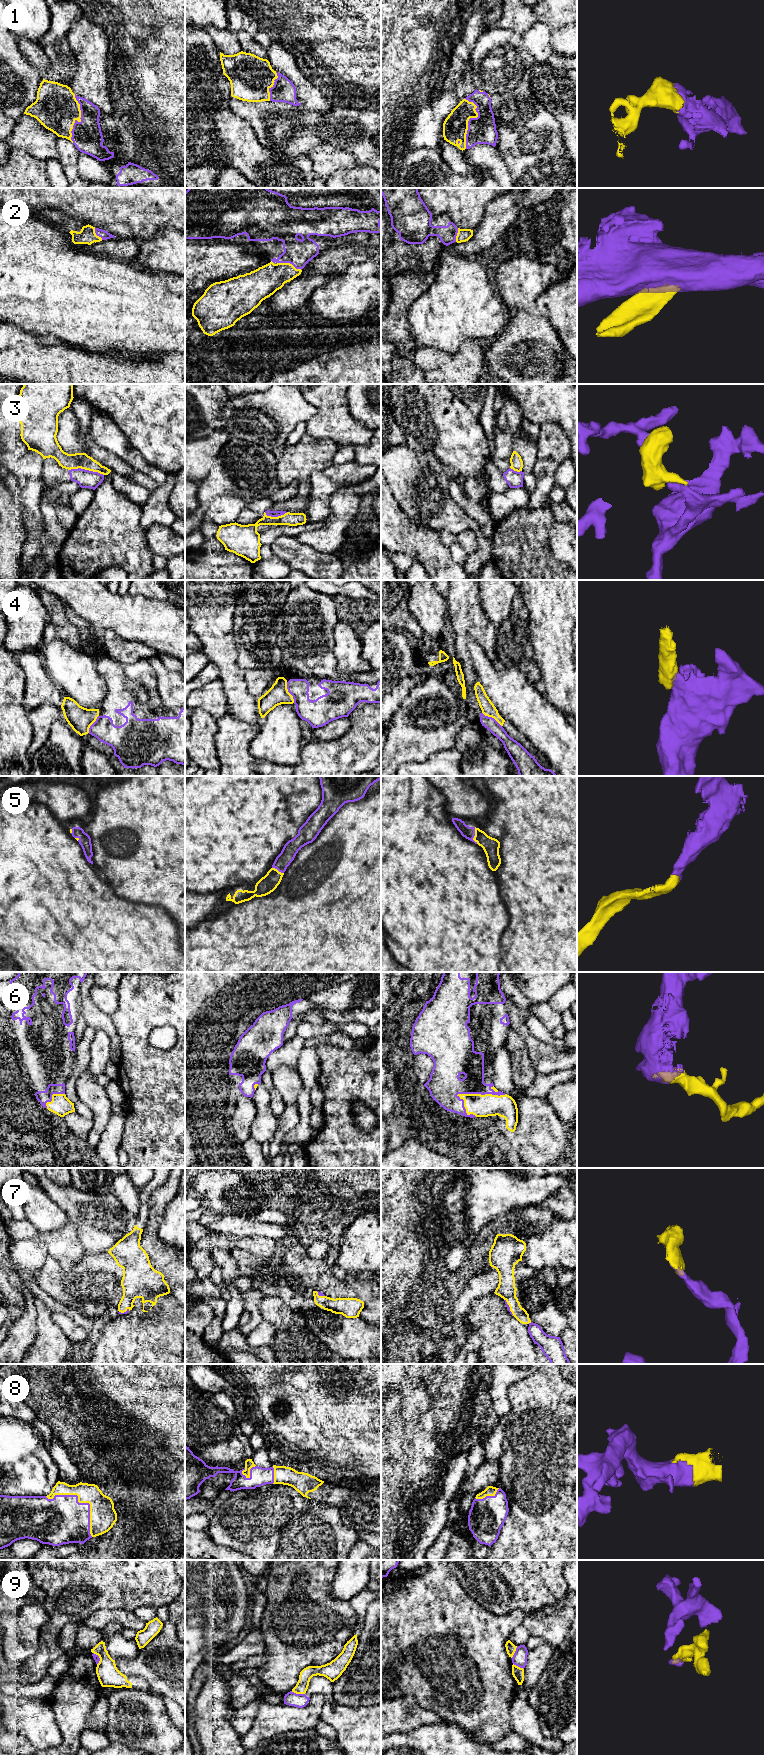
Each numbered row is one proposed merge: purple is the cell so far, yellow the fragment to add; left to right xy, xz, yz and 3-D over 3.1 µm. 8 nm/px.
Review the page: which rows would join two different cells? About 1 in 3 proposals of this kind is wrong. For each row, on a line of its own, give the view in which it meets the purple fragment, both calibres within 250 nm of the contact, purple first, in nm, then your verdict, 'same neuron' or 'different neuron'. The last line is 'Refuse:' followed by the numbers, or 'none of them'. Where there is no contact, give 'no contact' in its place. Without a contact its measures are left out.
1: contact in yz; calibres 220 and 200 nm; same neuron
2: contact in xz; calibres 220 and 240 nm; different neuron
3: contact in xy; calibres 140 and 130 nm; different neuron
4: contact in xz; calibres 180 and 170 nm; different neuron
5: contact in yz; calibres 100 and 130 nm; same neuron
6: contact in yz; calibres 200 and 180 nm; same neuron
7: contact in yz; calibres 20 and 150 nm; same neuron
8: contact in xy; calibres 380 and 220 nm; same neuron
9: contact in xz; calibres 110 and 100 nm; different neuron
Refuse: 2, 3, 4, 9

